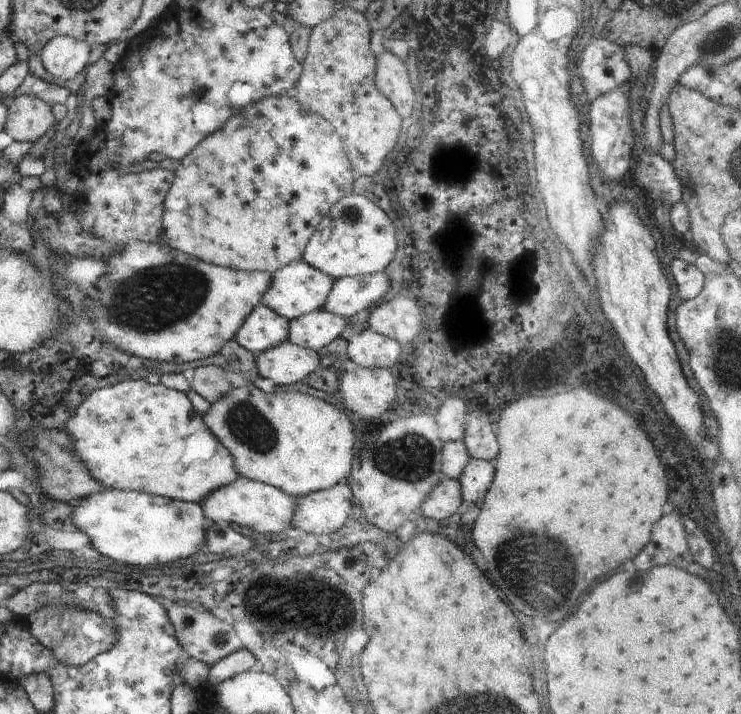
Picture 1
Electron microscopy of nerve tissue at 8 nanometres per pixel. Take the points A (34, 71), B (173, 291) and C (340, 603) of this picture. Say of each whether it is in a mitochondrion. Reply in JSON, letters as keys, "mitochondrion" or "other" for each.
{"A":"other","B":"mitochondrion","C":"mitochondrion"}

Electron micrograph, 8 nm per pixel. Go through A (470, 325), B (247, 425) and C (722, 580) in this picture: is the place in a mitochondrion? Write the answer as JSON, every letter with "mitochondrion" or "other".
{"A":"other","B":"mitochondrion","C":"other"}

